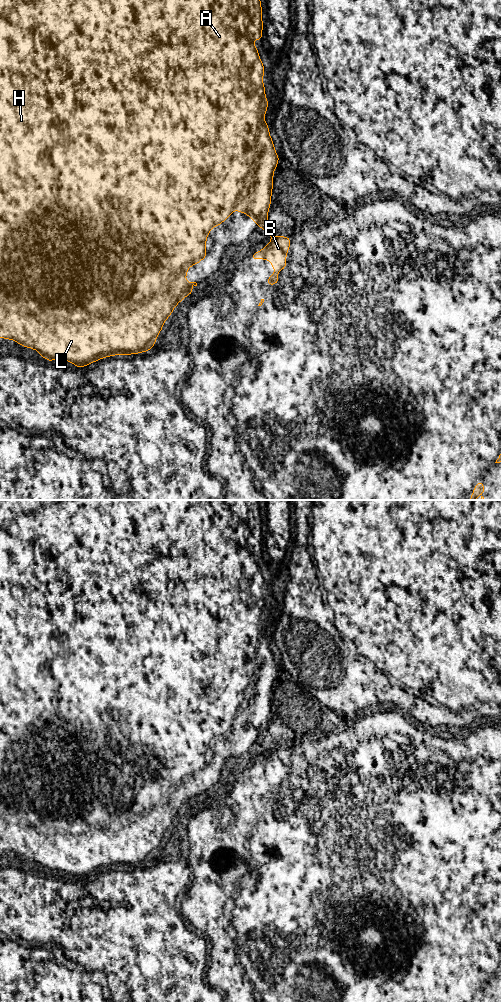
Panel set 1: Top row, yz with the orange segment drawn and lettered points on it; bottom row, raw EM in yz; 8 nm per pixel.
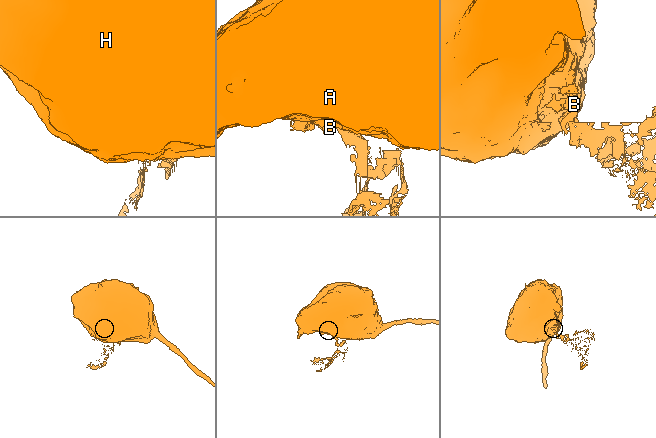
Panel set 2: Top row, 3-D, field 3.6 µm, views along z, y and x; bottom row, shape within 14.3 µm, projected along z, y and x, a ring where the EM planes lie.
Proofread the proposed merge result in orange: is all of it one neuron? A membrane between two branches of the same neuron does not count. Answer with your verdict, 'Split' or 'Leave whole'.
Split

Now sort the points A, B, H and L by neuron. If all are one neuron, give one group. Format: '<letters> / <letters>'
A H L / B

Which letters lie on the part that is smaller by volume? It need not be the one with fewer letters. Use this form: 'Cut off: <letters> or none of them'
Cut off: B

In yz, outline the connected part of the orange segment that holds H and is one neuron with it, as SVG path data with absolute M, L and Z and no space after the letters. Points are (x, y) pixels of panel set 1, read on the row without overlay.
M0 500L0 849L1 849L1 850L5 850L5 851L12 851L12 852L14 852L14 853L16 853L16 854L17 854L17 855L19 855L19 856L21 856L21 857L23 857L23 858L24 858L24 859L28 859L28 860L32 860L32 861L35 861L35 862L37 862L37 863L38 863L38 864L39 864L39 865L40 865L40 866L41 866L41 868L42 868L42 869L43 869L43 870L45 870L45 871L48 871L48 872L49 872L49 873L50 873L50 874L52 874L52 873L53 873L53 872L54 872L54 871L56 871L56 870L61 870L61 871L64 871L64 872L67 872L67 873L69 873L69 874L71 874L71 875L73 875L73 876L75 876L75 877L76 877L76 878L77 878L77 879L78 879L78 880L81 880L81 879L84 879L84 878L86 878L86 877L88 877L88 876L90 876L90 875L93 875L93 874L95 874L95 873L97 873L97 872L98 872L98 871L102 871L102 870L104 870L104 869L109 869L109 868L112 868L112 867L120 867L120 866L127 866L127 867L130 867L130 866L136 866L136 865L141 865L141 864L146 864L146 863L148 863L148 862L150 862L150 861L151 861L151 860L152 860L152 859L153 859L153 858L154 858L154 857L155 857L155 854L156 854L156 850L157 850L157 847L158 847L158 846L159 846L159 845L160 845L160 843L161 843L161 841L162 841L162 839L163 839L163 836L164 836L164 834L165 834L165 832L166 832L166 831L167 831L167 830L168 830L168 829L169 829L169 828L170 828L170 827L171 827L171 825L172 825L172 823L173 823L173 821L174 821L174 819L175 819L175 818L176 818L176 817L177 817L177 816L178 816L178 815L179 815L179 814L180 814L180 813L181 813L181 812L182 812L182 811L184 811L184 810L185 810L185 809L186 809L186 808L187 808L187 807L189 807L189 806L193 806L193 805L192 805L192 799L191 799L191 798L192 798L192 797L194 797L194 798L197 798L197 795L196 795L196 794L186 794L186 793L185 793L185 790L186 790L186 786L187 786L187 782L188 782L188 780L189 780L189 779L191 779L191 778L192 778L192 777L193 777L193 776L198 776L198 775L199 775L199 773L200 773L200 772L201 772L201 771L205 771L205 770L206 770L206 750L207 750L207 748L208 748L208 746L209 746L209 745L210 745L210 742L211 742L211 741L212 741L212 740L213 740L213 739L214 739L214 738L216 738L216 737L220 737L220 736L222 736L222 734L223 734L223 733L224 733L224 732L225 732L225 731L226 731L226 730L228 730L228 729L229 729L229 728L230 728L230 726L231 726L231 724L232 724L232 723L234 723L234 722L237 722L237 723L240 723L240 724L243 724L243 725L244 725L244 726L246 726L246 727L249 727L249 728L250 728L250 729L251 729L251 730L252 730L252 732L253 732L253 733L254 733L254 734L255 734L255 735L256 735L256 736L257 736L257 737L258 737L258 738L259 738L259 739L260 739L260 740L262 740L262 741L263 741L263 742L267 742L267 743L268 743L268 742L269 742L269 740L270 740L270 737L269 737L269 734L268 734L268 731L267 731L267 727L268 727L268 723L269 723L269 719L270 719L270 715L271 715L271 705L272 705L272 699L273 699L273 685L274 685L274 682L275 682L275 680L276 680L276 678L277 678L277 676L278 676L278 672L279 672L279 668L278 668L278 667L277 667L277 666L276 666L276 664L275 664L275 661L274 661L274 656L273 656L273 654L272 654L272 651L271 651L271 649L270 649L270 646L269 646L269 642L268 642L268 636L267 636L267 635L266 635L266 634L265 634L265 633L264 633L264 627L265 627L265 625L266 625L266 622L267 622L267 619L268 619L268 613L267 613L267 611L266 611L266 609L265 609L265 600L264 600L264 596L263 596L263 594L262 594L262 591L263 591L263 586L264 586L264 578L263 578L263 575L262 575L262 574L261 574L261 572L260 572L260 569L259 569L259 566L258 566L258 564L257 564L257 559L256 559L256 558L255 558L255 557L254 557L254 555L253 555L253 553L252 553L252 551L253 551L253 550L254 550L254 551L255 551L255 552L261 552L261 551L262 551L262 540L263 540L263 536L262 536L262 520L261 520L261 516L260 516L260 507L259 507L259 500Z

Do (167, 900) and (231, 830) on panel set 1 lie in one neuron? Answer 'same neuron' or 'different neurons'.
different neurons

